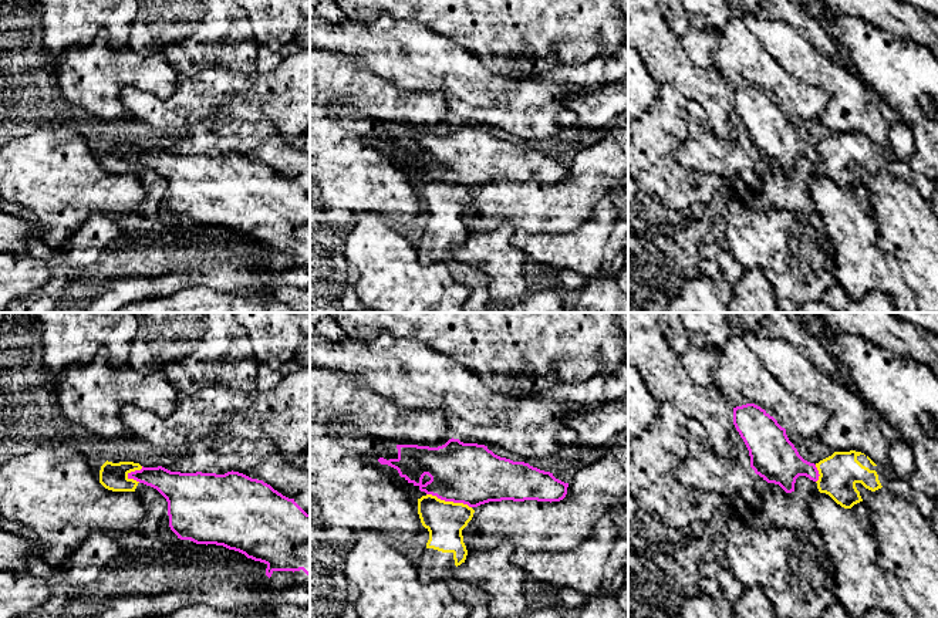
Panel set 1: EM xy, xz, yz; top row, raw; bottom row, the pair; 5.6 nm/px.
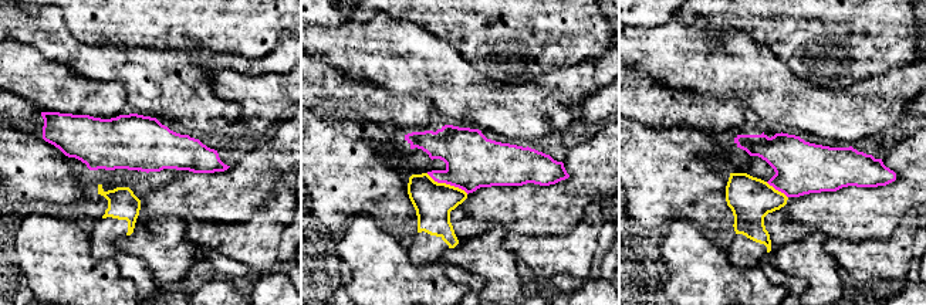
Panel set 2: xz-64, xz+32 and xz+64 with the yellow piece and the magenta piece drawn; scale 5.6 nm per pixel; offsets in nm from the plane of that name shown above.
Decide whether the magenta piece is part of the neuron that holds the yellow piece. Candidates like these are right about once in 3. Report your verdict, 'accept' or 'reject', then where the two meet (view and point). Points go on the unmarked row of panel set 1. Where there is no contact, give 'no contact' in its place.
reject | xz (449, 183)

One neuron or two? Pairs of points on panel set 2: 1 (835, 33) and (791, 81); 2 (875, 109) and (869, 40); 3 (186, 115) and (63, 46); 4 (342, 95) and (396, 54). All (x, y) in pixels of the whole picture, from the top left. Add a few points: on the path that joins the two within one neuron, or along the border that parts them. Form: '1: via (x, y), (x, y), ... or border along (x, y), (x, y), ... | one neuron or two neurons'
1: border along (771, 51), (800, 78), (825, 90) | two neurons
2: border along (903, 64), (841, 88) | two neurons
3: via (155, 84), (134, 67), (94, 61) | one neuron
4: border along (334, 65), (351, 75), (377, 82), (395, 94) | two neurons

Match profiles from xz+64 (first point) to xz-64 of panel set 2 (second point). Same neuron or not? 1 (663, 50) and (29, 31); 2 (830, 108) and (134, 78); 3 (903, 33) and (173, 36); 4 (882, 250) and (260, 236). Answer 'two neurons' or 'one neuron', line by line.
1: one neuron
2: one neuron
3: one neuron
4: one neuron

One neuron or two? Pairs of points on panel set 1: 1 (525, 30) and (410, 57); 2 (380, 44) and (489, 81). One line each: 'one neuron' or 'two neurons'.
1: two neurons
2: one neuron

